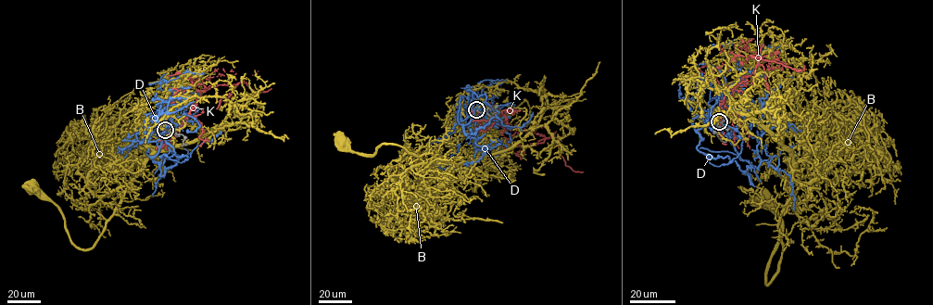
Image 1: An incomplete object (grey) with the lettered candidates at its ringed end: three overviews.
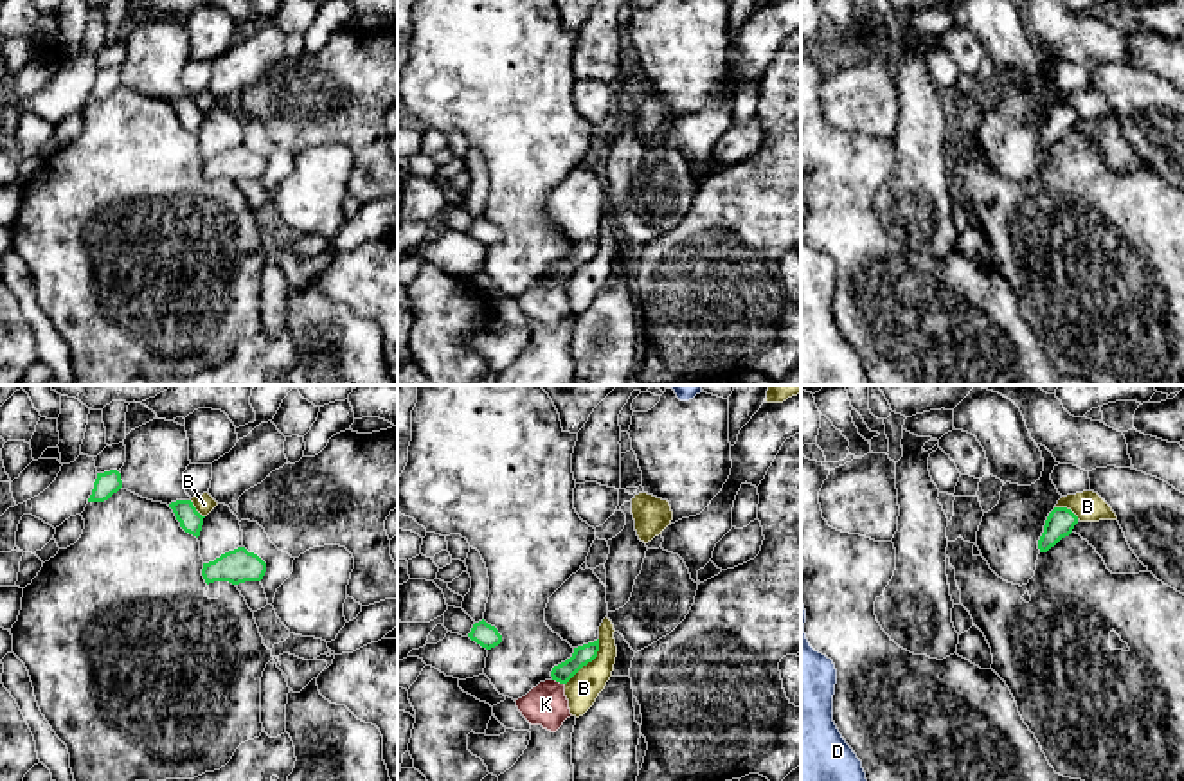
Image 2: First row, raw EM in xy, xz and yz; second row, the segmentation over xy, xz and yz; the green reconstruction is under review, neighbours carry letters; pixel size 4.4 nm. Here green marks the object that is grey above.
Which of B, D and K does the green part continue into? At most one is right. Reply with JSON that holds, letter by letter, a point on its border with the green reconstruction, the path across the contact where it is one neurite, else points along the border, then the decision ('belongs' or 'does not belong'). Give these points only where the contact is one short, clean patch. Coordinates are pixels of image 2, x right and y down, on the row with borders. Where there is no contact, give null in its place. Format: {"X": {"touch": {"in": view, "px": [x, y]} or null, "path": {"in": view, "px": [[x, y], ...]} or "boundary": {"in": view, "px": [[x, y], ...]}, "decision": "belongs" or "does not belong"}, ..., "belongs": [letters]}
{"B": {"touch": {"in": "xz", "px": [589, 661]}, "boundary": {"in": "xz", "px": [[600, 639], [596, 655], [565, 684]]}, "decision": "does not belong"}, "D": {"touch": null, "decision": "belongs"}, "K": {"touch": {"in": "xz", "px": [558, 681]}, "boundary": {"in": "xz", "px": [[553, 679], [564, 684]]}, "decision": "does not belong"}, "belongs": ["D"]}

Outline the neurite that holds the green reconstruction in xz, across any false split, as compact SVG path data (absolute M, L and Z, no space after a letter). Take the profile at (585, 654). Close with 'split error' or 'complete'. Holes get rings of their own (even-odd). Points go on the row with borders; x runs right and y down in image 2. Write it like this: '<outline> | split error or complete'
M599 639L574 648L574 653L565 662L552 668L551 677L560 684L567 684L583 666L592 662L599 651Z | complete

